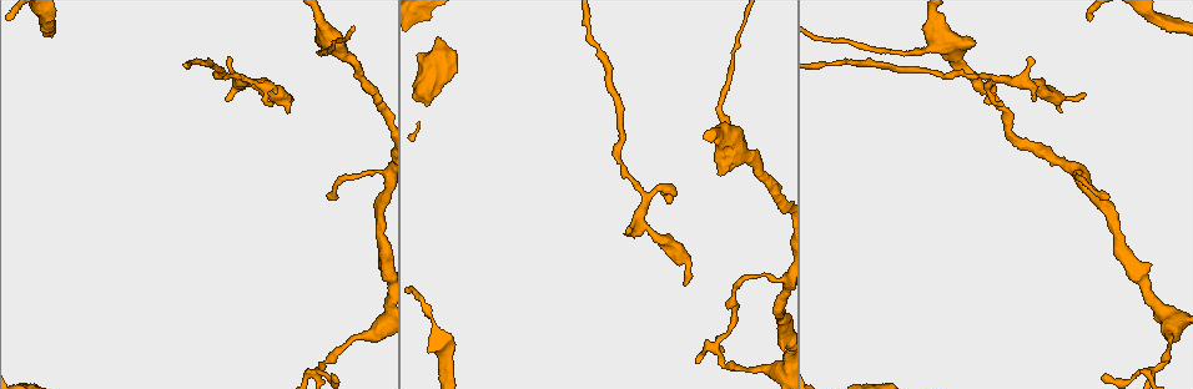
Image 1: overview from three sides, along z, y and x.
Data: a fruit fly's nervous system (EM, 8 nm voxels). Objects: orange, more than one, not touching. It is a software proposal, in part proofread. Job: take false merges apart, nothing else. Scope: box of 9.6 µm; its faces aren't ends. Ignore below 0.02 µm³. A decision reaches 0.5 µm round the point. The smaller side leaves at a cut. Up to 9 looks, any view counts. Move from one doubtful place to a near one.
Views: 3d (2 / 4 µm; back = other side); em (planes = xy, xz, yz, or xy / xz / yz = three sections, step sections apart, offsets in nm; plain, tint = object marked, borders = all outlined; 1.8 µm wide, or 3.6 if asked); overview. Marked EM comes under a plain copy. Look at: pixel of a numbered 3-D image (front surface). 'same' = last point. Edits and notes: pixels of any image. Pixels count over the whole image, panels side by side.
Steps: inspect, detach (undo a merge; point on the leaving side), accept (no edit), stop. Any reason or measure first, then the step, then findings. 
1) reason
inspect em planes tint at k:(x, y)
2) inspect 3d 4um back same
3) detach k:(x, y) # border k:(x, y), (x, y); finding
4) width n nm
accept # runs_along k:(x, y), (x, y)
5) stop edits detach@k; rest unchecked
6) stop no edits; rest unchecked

arms part here
inspect em yz step 16 tint at 1:(331, 39)

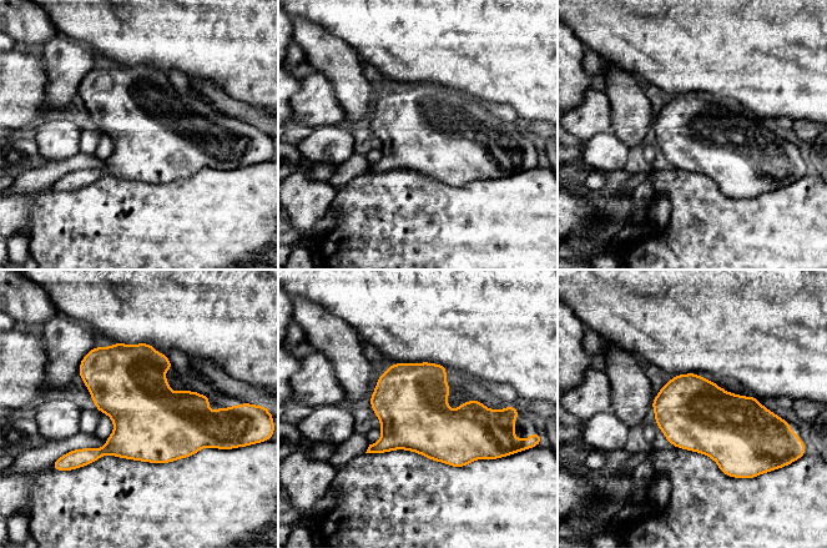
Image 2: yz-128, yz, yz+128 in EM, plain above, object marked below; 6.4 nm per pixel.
width 460 nm
accept # all the same neuron

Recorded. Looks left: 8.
branch point
inspect 3d 2um at 1:(997, 78)

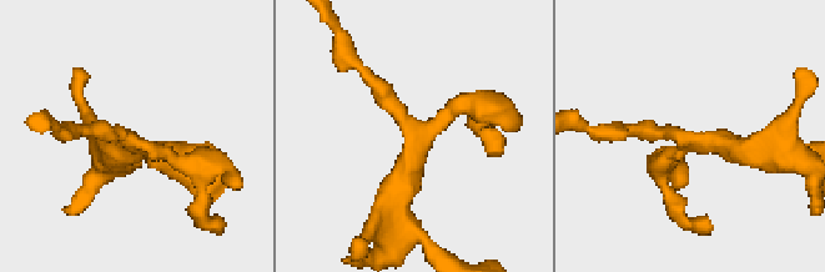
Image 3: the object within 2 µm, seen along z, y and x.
inspect em 3.6um planes tint at 3:(417, 136)

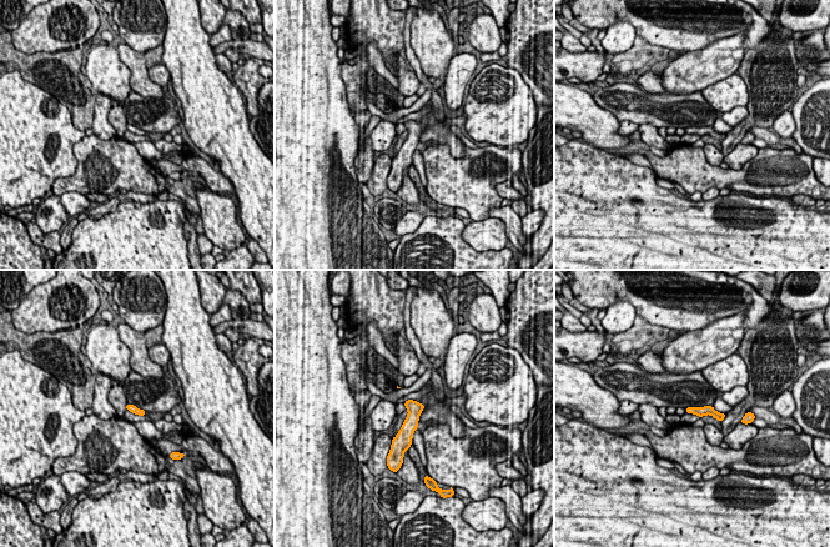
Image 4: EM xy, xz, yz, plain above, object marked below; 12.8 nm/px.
accept # continuous, no second neuron

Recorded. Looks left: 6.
thick turns thin
inspect em 3.6um yz step 4 tint at 1:(776, 371)

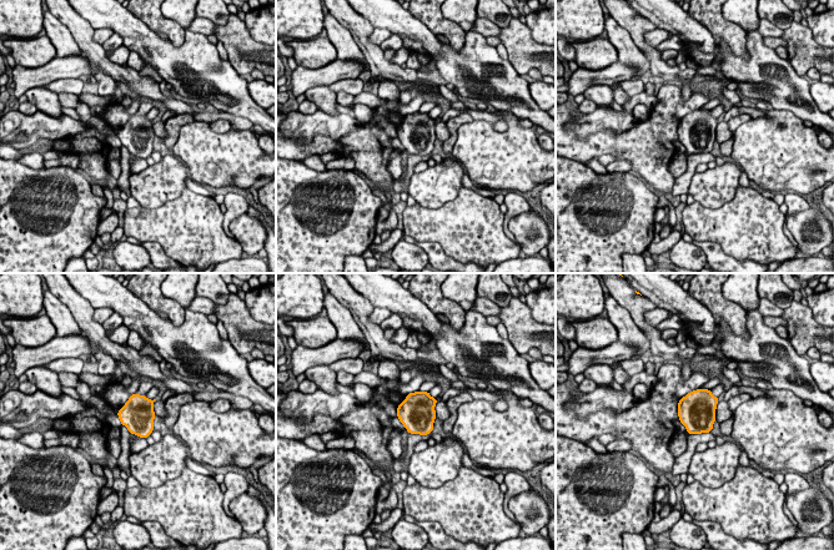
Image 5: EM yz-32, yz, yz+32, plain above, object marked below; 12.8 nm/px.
cut it another way
inspect em 3.6um planes tint same

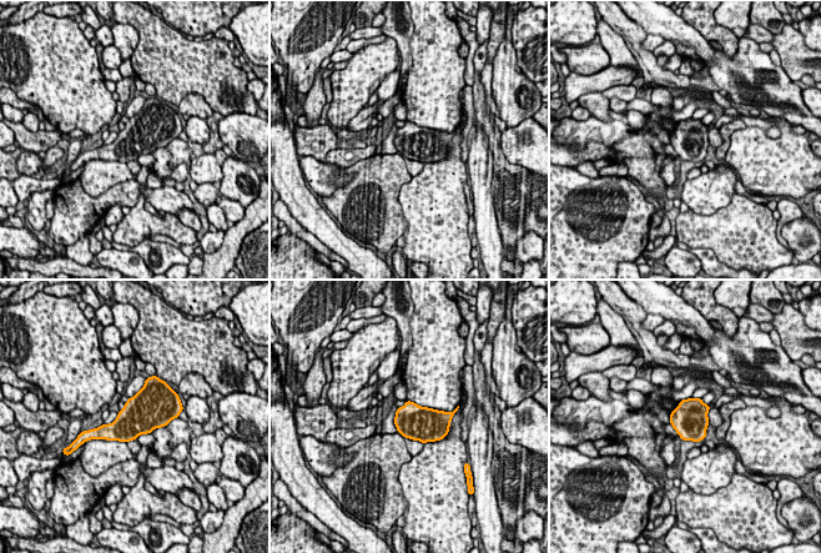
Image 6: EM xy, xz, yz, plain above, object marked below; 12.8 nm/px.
accept # one neuron here

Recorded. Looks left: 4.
sharp bend
inspect em planes tint at 1:(1151, 371)

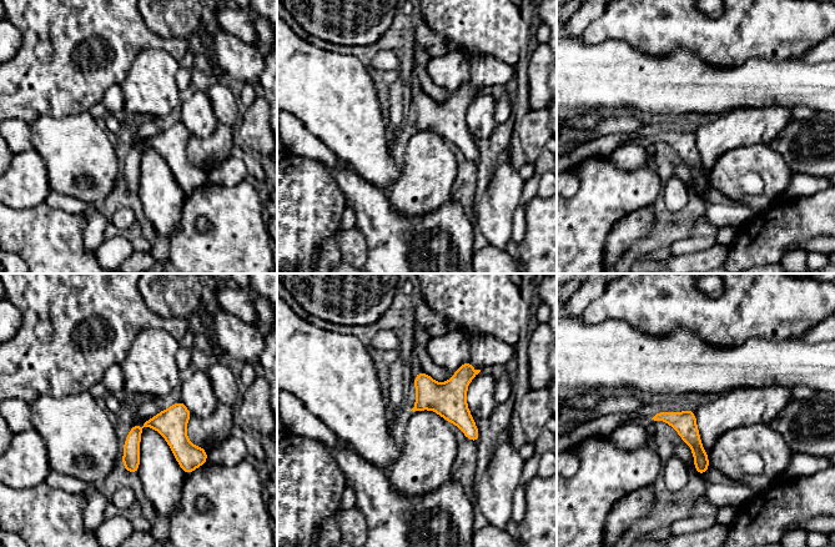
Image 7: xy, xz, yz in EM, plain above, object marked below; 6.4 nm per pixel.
width 110 nm
accept # runs_along 7:(201, 452), (146, 423), (125, 461); one neuron here

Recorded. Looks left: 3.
stop no edits; rest unchecked

